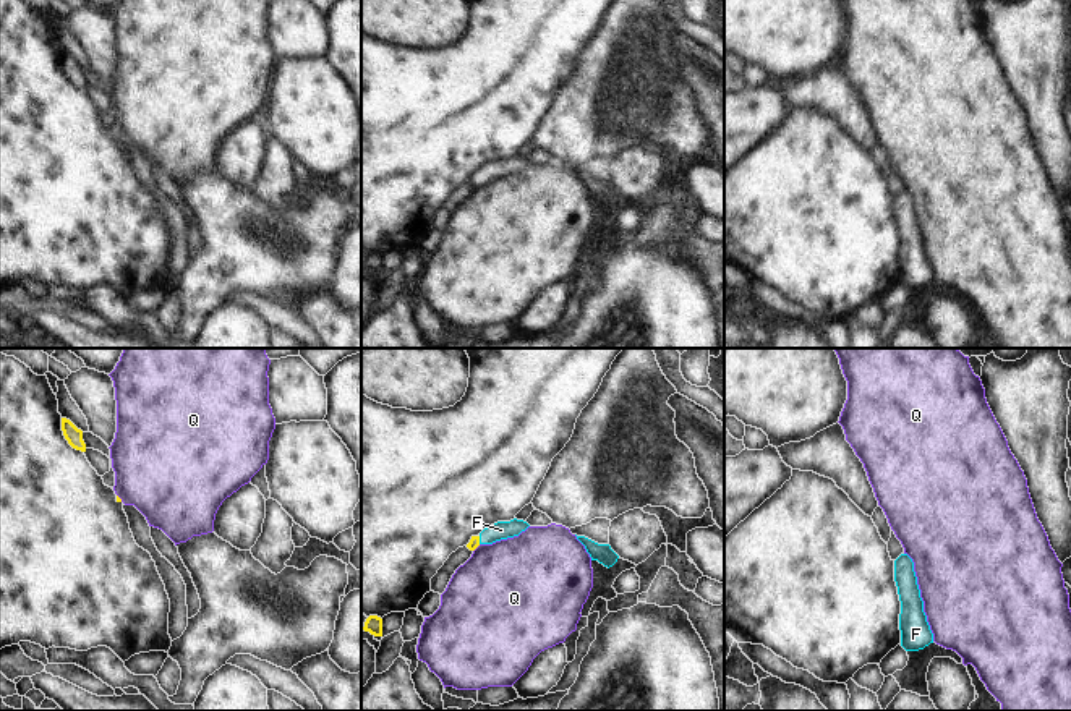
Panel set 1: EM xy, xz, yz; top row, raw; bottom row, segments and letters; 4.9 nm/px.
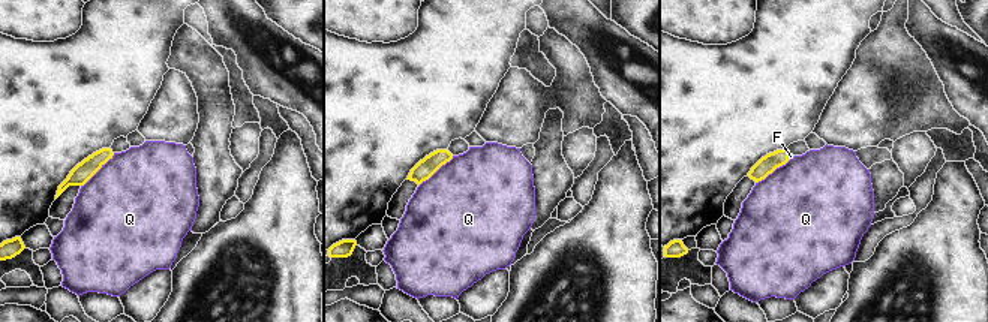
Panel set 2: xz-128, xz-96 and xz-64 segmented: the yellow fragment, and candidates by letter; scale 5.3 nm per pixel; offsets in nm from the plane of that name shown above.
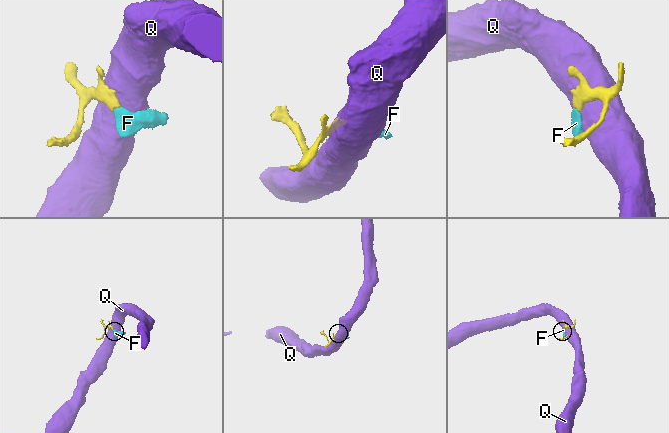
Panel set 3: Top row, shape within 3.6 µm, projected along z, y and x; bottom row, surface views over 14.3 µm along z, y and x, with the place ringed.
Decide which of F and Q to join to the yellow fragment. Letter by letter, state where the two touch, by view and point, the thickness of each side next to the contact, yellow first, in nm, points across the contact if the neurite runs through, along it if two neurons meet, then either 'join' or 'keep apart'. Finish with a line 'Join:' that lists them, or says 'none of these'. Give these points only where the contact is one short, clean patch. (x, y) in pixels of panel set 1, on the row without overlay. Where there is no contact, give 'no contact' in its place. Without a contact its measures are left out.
F: xz (478, 177) | 50/90 nm | across xz (473, 180), (478, 177), (501, 167) | join
Q: xy (119, 135) | 20/440 nm | keep apart
Join: F

